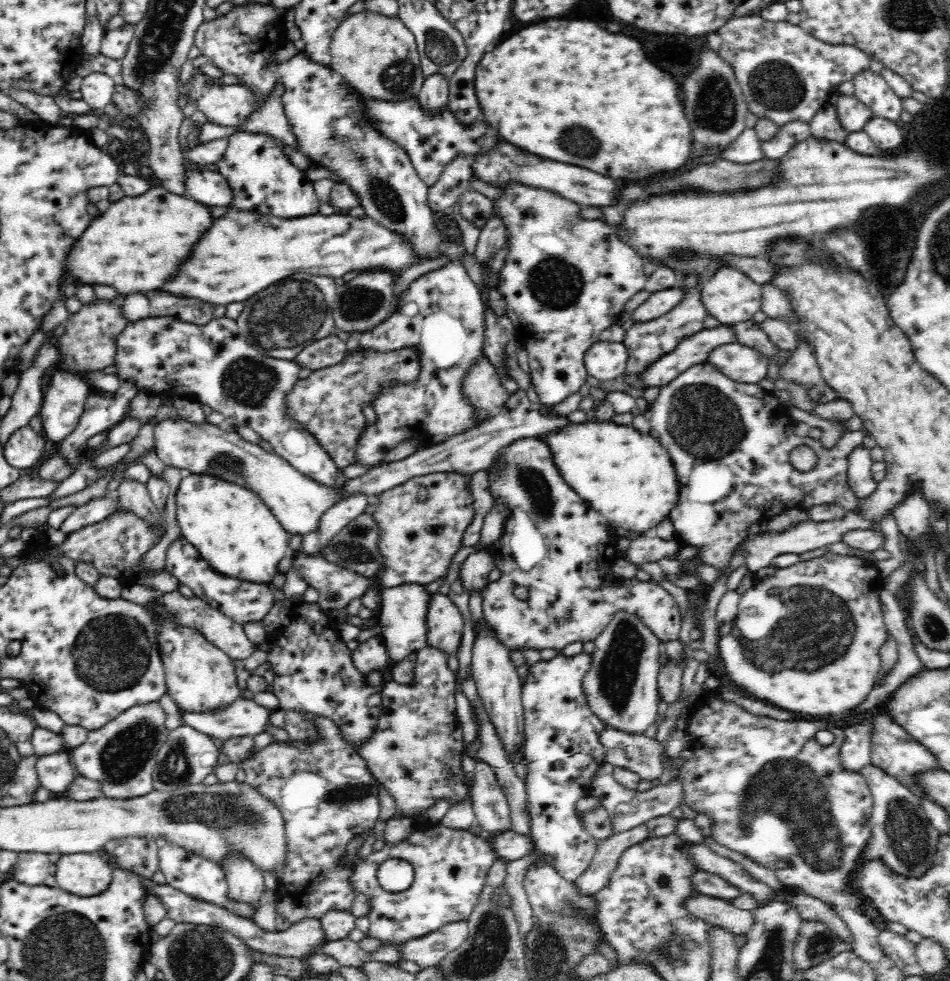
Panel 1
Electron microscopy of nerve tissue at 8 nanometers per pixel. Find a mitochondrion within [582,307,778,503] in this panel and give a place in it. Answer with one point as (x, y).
(704, 420)

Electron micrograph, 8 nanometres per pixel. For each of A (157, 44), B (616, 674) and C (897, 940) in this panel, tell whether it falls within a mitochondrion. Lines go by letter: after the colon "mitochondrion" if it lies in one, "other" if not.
A: mitochondrion
B: mitochondrion
C: other

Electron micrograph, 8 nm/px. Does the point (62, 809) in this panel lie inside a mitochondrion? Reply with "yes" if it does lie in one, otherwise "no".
no

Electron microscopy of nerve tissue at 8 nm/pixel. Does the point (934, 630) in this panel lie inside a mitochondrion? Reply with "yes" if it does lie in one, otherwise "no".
yes

